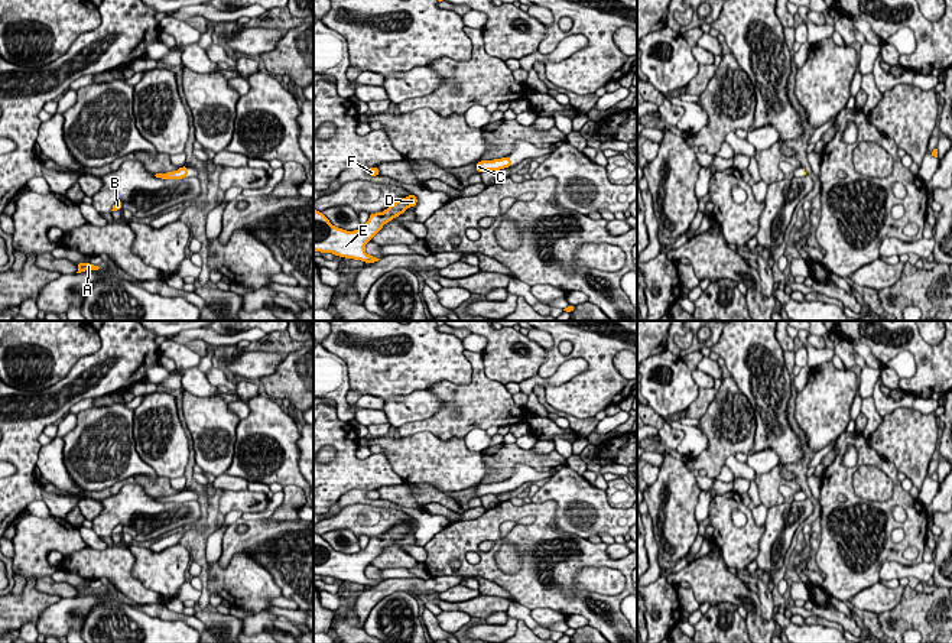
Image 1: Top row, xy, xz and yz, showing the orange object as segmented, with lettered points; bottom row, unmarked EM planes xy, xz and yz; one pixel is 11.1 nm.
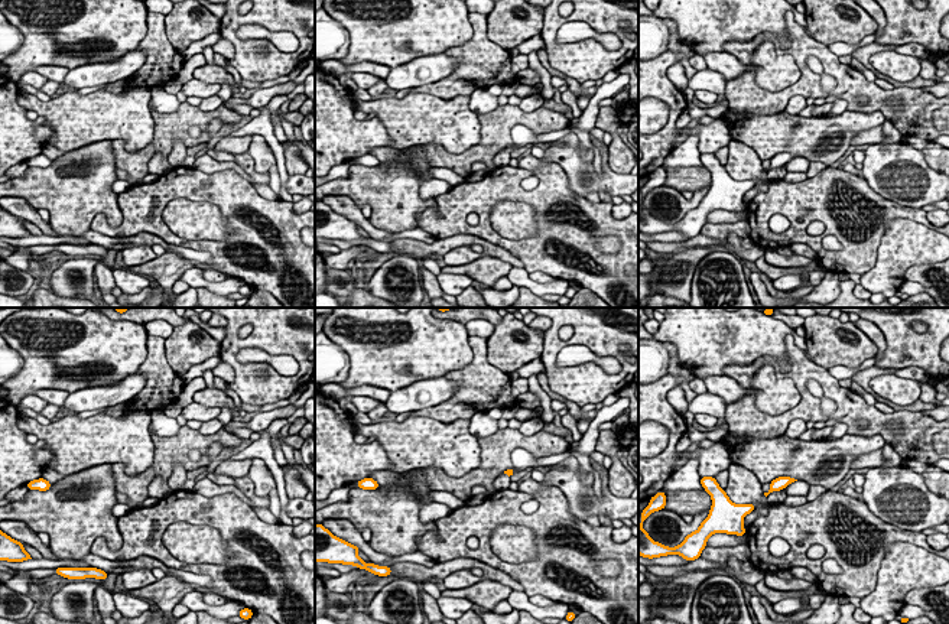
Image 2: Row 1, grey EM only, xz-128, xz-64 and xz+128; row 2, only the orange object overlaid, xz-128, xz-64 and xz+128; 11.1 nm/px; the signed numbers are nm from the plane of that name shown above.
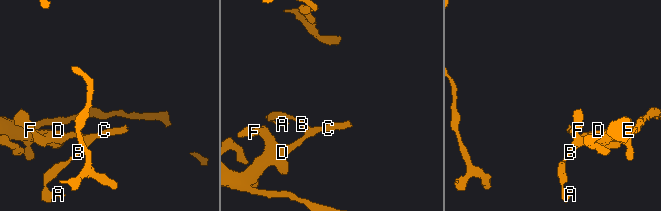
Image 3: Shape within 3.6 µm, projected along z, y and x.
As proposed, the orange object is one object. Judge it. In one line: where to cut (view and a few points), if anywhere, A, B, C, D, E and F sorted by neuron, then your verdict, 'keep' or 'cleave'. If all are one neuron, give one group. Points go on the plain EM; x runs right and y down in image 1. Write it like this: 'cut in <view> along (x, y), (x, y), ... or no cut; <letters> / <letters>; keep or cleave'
no cut; A B C D E F; keep

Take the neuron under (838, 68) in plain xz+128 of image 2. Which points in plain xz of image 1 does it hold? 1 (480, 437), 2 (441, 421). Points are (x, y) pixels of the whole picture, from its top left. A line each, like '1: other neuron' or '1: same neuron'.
1: other neuron
2: same neuron

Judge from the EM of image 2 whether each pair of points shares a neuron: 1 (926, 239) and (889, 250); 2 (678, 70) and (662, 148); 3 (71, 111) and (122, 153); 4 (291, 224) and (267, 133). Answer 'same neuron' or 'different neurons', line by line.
1: same neuron
2: different neurons
3: different neurons
4: different neurons

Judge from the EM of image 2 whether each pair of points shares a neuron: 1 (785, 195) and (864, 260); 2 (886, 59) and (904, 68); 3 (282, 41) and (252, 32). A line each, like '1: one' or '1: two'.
1: one
2: one
3: one

